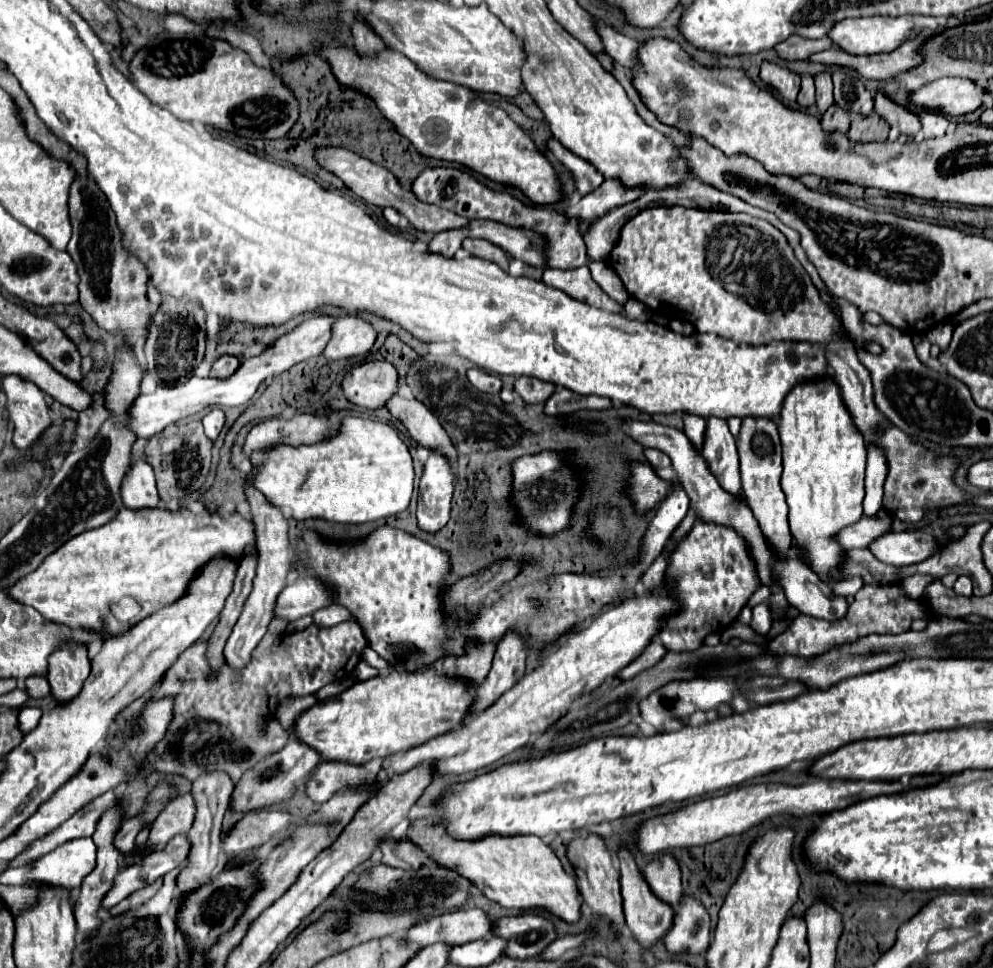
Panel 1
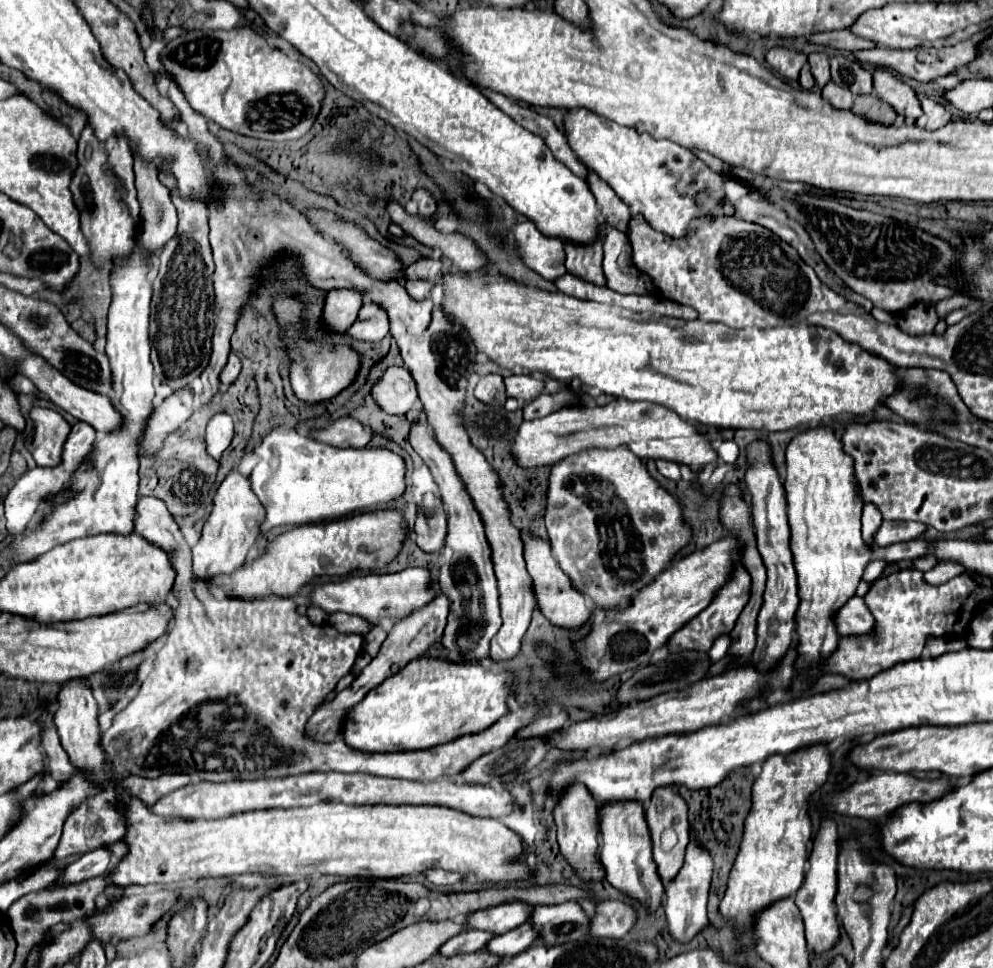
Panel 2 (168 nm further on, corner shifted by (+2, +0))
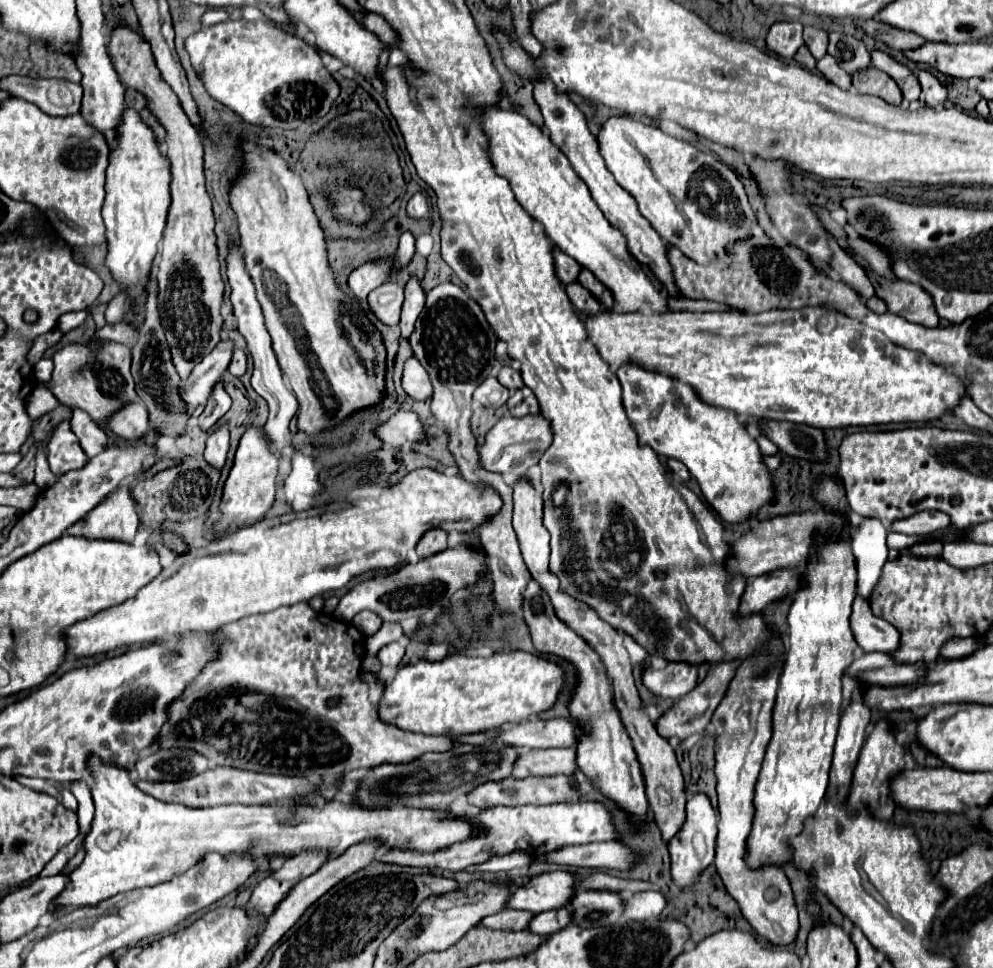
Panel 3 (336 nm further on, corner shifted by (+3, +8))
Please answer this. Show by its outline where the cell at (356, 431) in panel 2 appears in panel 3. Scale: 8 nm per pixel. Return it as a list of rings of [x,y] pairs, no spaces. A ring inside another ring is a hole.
[[[398,411],[392,419],[388,419],[380,429],[378,437],[392,447],[402,447],[406,443],[420,443],[428,437],[426,425],[414,411]]]

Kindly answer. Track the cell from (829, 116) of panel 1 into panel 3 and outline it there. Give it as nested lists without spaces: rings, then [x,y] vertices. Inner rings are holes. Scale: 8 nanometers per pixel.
[[[824,55],[818,63],[816,69],[834,85],[842,87],[842,89],[850,89],[850,75],[842,71],[842,67],[838,67],[836,59],[832,59],[832,55]]]

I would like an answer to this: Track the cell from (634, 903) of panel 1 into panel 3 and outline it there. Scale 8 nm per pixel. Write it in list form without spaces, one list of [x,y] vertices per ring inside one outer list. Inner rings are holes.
[[[534,579],[528,583],[528,589],[524,591],[522,617],[530,629],[536,651],[558,655],[570,661],[578,669],[580,685],[570,701],[570,713],[572,713],[572,719],[580,723],[582,729],[586,729],[586,733],[582,733],[576,743],[576,765],[594,781],[594,785],[600,789],[604,797],[616,801],[624,811],[632,813],[632,819],[636,823],[642,823],[648,813],[648,799],[644,793],[642,769],[638,765],[632,741],[620,721],[620,713],[616,711],[614,695],[606,677],[604,663],[600,663],[600,657],[596,655],[596,651],[592,651],[592,647],[580,635],[576,635],[568,625],[564,625],[556,617],[554,607],[548,599],[548,593]]]

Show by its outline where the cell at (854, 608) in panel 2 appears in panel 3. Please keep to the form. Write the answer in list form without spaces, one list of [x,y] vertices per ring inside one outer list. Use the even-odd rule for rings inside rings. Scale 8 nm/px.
[[[856,597],[856,601],[854,601],[852,631],[854,631],[858,645],[866,653],[872,653],[872,651],[894,653],[900,645],[898,629],[894,625],[890,625],[888,621],[872,615],[870,605],[864,605],[862,597]]]

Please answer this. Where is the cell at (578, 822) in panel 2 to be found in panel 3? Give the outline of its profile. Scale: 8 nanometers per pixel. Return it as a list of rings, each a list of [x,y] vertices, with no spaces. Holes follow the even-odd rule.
[[[536,749],[520,753],[512,777],[546,777],[546,775],[572,775],[576,771],[574,749]]]

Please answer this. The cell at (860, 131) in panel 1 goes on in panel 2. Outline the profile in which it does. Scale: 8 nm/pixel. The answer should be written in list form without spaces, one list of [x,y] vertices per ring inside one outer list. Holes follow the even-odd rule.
[[[875,95],[855,97],[851,111],[855,115],[865,115],[865,119],[869,119],[871,123],[885,123],[885,125],[893,125],[895,117],[897,117],[895,111]]]

